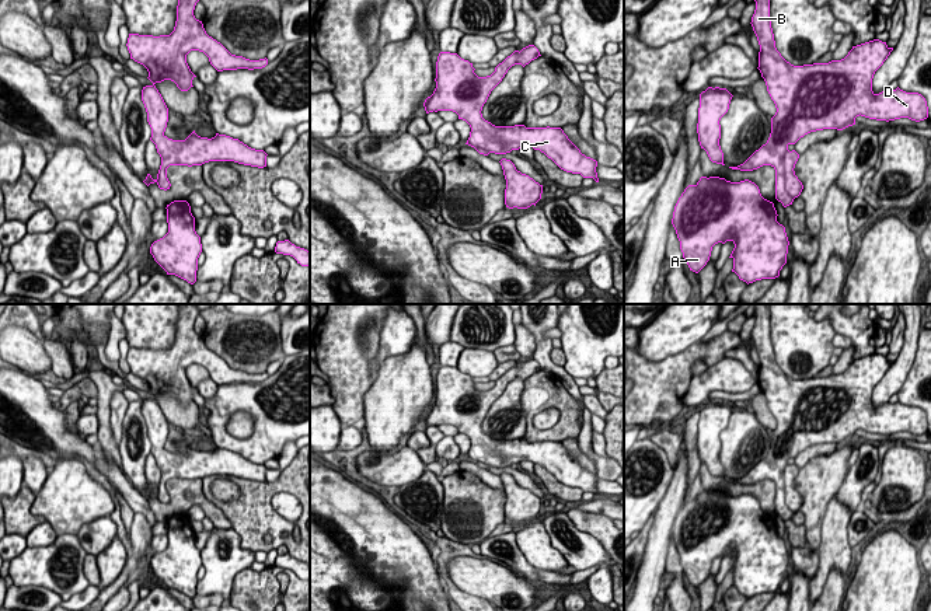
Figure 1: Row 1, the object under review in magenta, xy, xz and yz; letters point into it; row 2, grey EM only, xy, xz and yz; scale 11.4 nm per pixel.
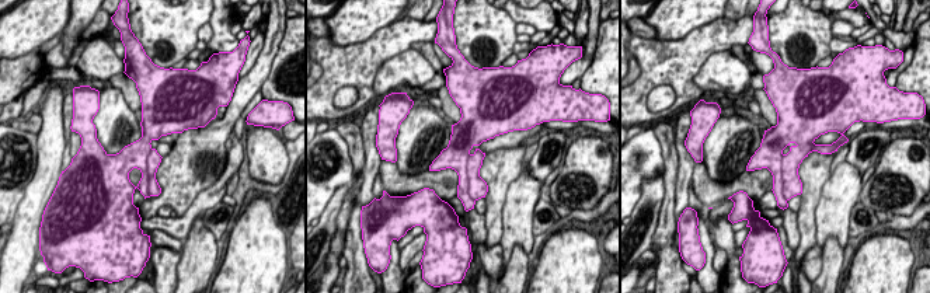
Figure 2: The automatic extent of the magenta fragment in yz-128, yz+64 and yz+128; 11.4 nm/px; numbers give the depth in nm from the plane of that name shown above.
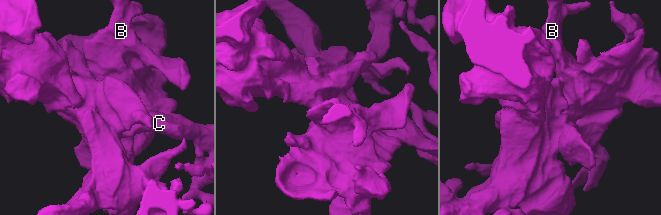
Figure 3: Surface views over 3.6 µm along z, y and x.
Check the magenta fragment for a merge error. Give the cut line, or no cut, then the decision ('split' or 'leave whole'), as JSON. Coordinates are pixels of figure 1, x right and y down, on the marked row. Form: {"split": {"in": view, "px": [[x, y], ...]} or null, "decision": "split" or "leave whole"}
{"split": null, "decision": "leave whole"}

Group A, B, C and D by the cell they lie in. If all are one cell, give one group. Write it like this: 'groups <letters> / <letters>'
groups A B C D

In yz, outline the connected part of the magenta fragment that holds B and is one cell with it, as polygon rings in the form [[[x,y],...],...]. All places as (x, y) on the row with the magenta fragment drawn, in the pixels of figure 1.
[[[754,0],[752,27],[757,36],[759,70],[777,112],[771,118],[771,133],[766,144],[743,164],[732,170],[753,171],[763,165],[775,170],[775,199],[784,207],[792,205],[803,189],[795,175],[799,154],[788,150],[801,137],[823,129],[843,130],[855,125],[857,116],[876,121],[928,118],[925,98],[918,92],[872,91],[875,71],[893,48],[874,39],[857,46],[841,60],[794,66],[775,48],[770,21],[770,0]]]

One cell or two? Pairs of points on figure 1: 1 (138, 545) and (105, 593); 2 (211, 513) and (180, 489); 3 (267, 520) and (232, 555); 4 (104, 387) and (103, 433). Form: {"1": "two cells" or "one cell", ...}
{"1": "one cell", "2": "one cell", "3": "two cells", "4": "one cell"}

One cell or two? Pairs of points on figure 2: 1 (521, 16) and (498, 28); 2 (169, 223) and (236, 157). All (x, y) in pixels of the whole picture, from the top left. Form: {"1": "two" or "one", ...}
{"1": "two", "2": "one"}

